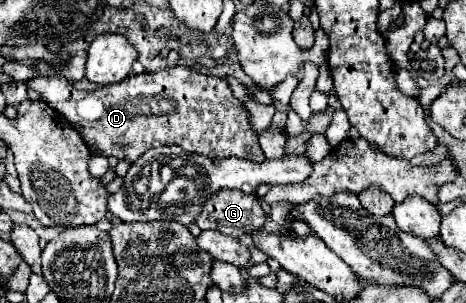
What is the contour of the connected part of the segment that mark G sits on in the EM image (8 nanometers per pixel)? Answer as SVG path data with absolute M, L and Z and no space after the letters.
M222 190L218 196L214 194L206 202L196 224L202 230L220 230L222 234L232 234L232 238L240 238L244 234L260 230L266 224L266 214L260 208L256 194L244 194L244 192L238 192L238 190Z

